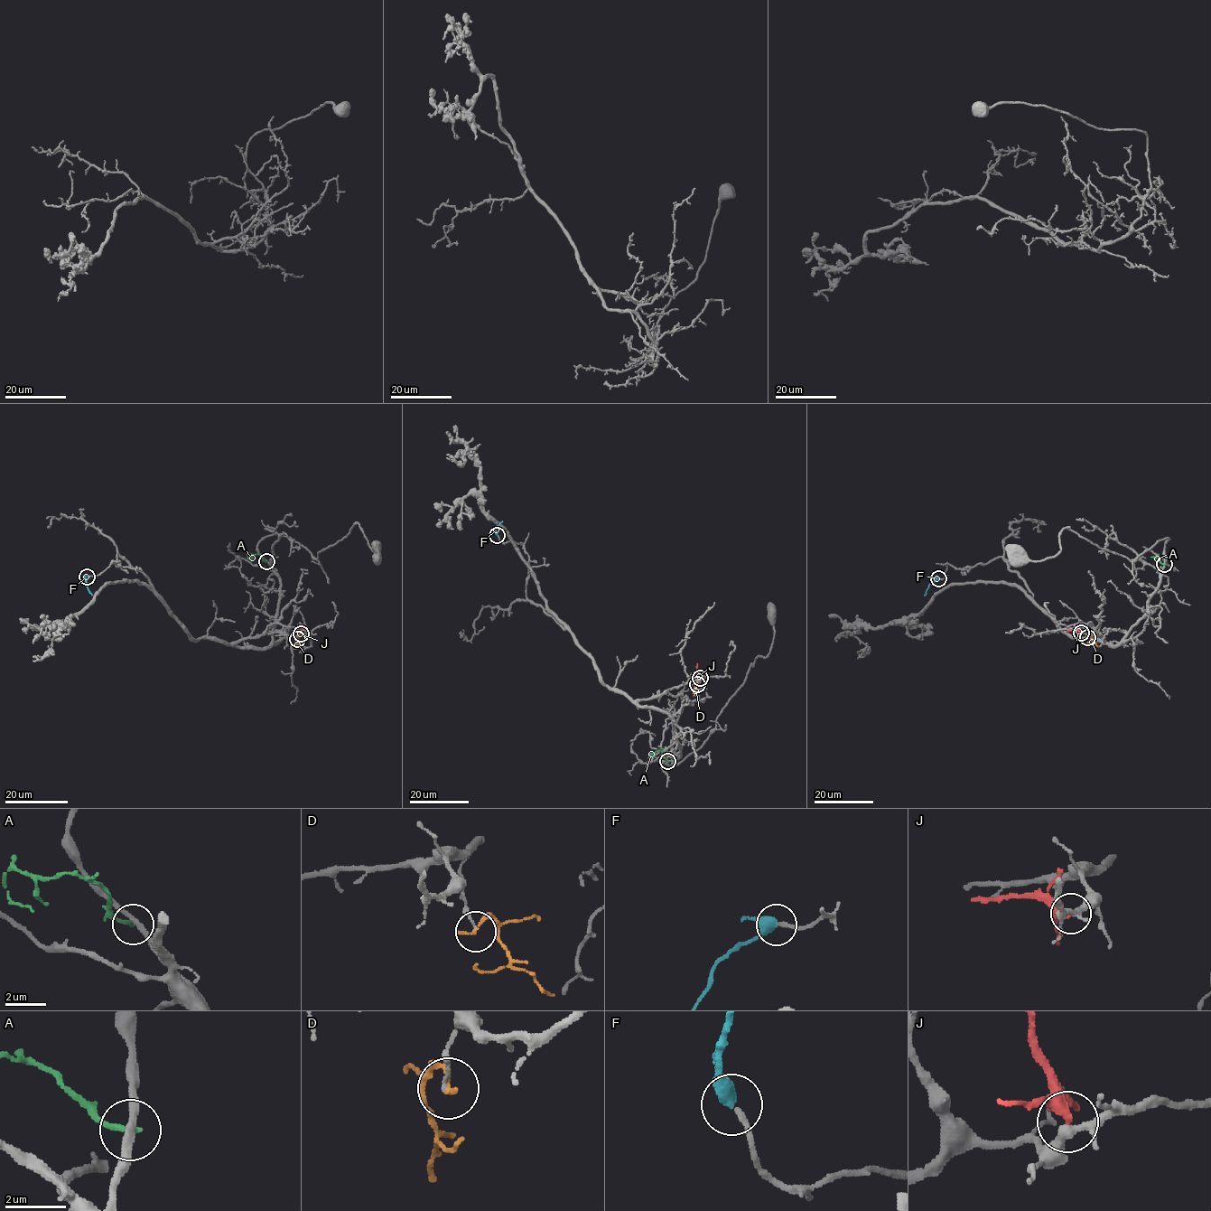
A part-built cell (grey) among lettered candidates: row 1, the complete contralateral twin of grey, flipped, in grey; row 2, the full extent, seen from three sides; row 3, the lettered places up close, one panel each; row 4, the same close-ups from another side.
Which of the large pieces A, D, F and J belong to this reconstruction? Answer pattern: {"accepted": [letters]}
{"accepted": ["F"]}

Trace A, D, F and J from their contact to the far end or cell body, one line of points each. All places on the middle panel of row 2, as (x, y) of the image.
A: (667, 761), (660, 751), (649, 755), (654, 753)
D: (696, 684), (693, 696)
F: (497, 535), (496, 527), (502, 521)
J: (701, 679), (697, 663)

